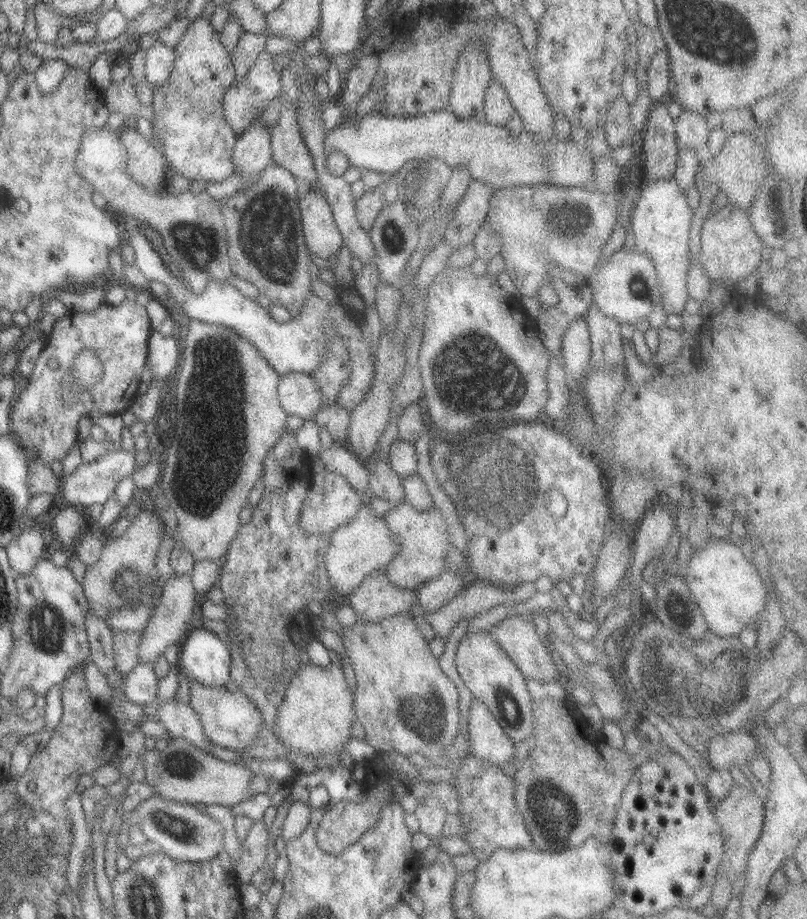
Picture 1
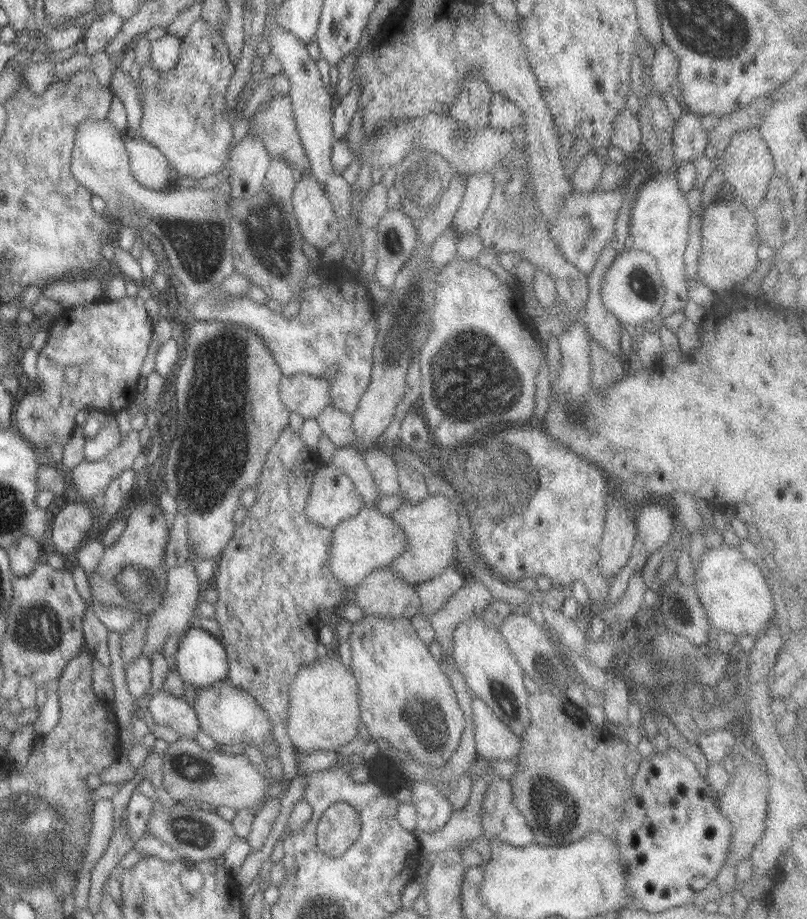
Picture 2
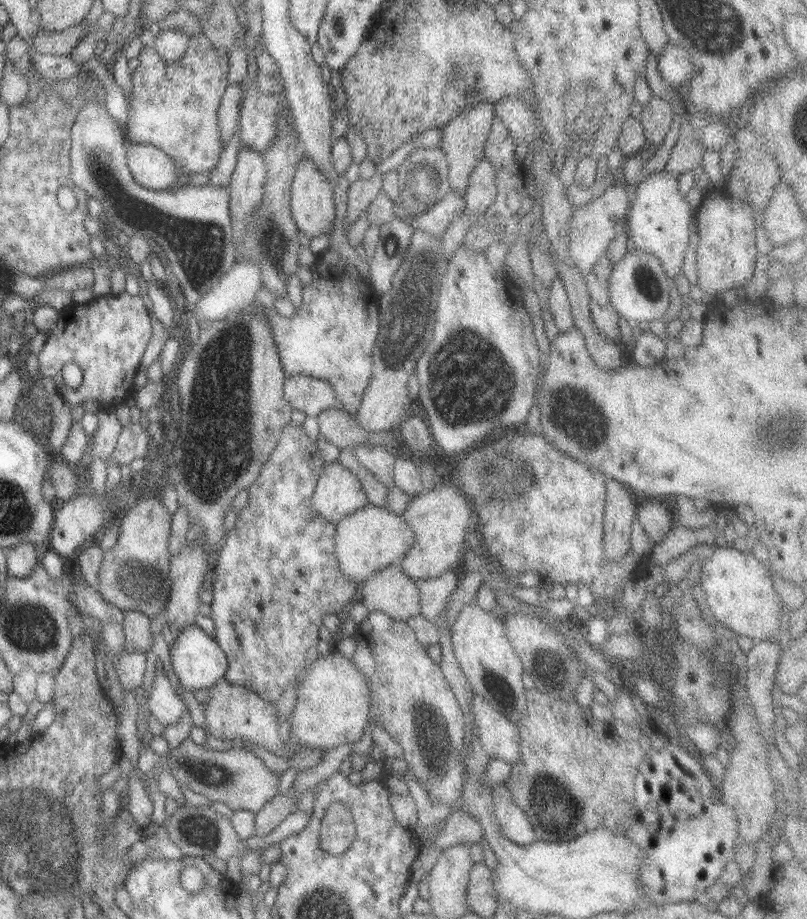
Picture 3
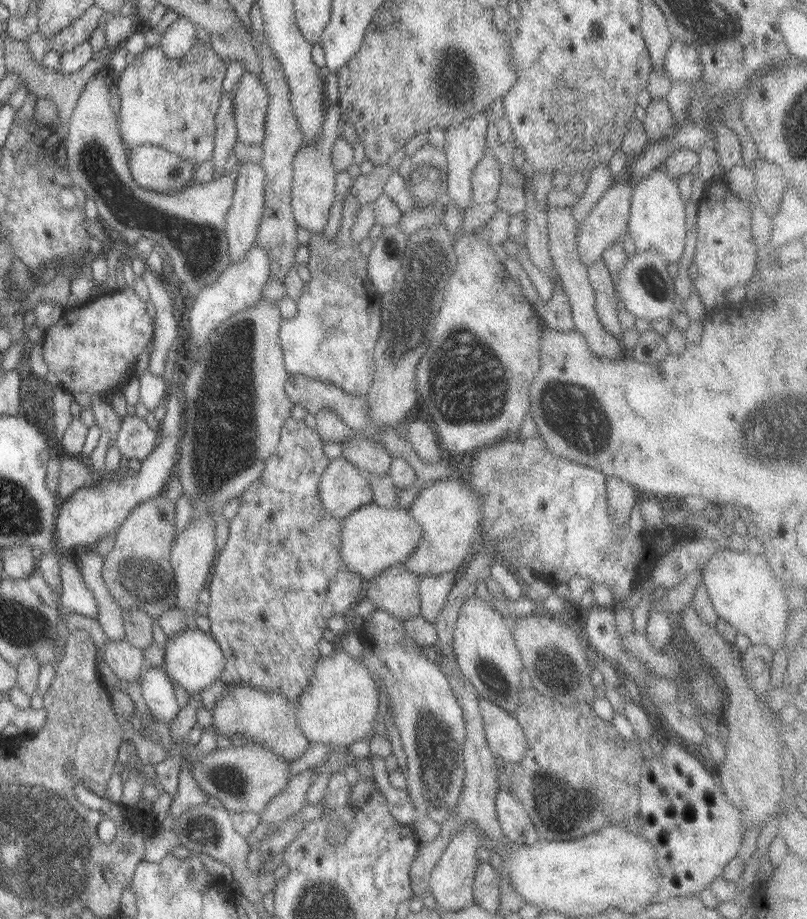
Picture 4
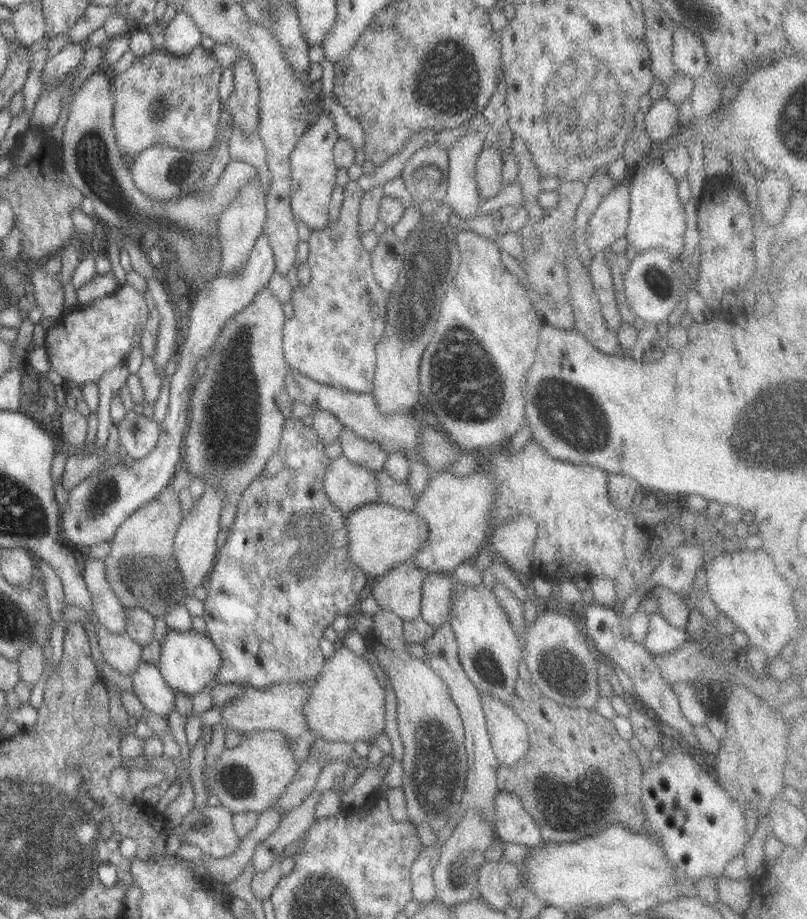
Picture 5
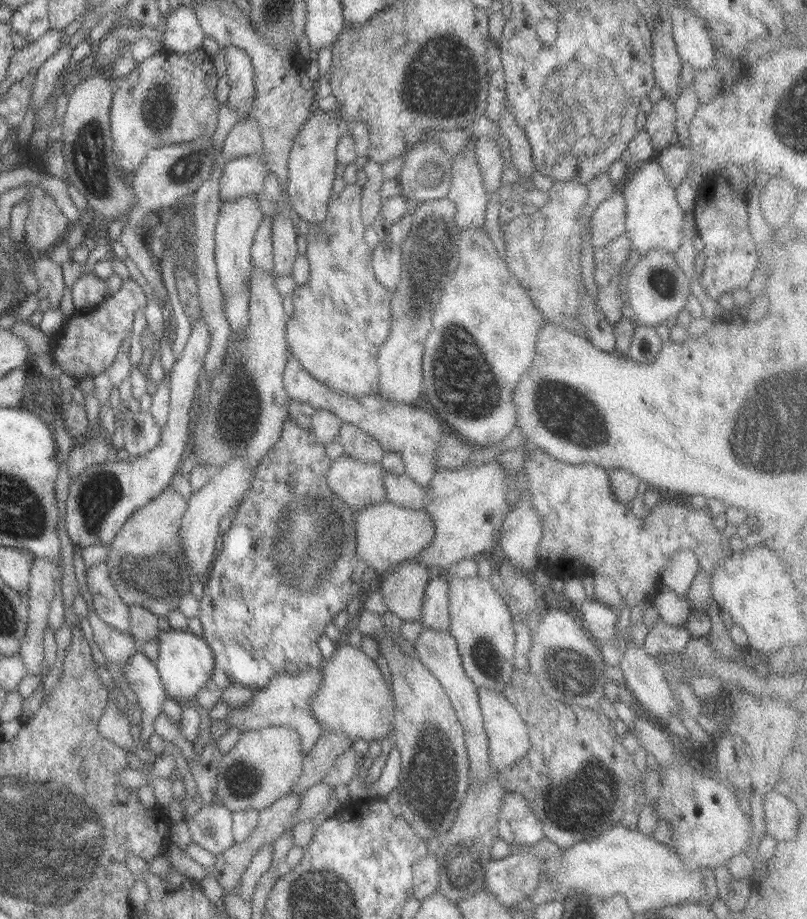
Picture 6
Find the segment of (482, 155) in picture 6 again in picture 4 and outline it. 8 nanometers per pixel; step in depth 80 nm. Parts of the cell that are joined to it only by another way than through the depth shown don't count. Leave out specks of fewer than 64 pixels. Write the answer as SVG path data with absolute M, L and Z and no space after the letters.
M488 150L473 167L470 176L470 204L487 205L494 202L500 183L499 165Z

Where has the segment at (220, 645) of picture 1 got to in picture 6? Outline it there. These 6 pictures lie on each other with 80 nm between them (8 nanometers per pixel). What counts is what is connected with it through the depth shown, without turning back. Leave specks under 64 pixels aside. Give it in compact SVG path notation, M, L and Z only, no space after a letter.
M171 629L167 632L158 631L157 659L153 662L156 671L169 699L184 704L191 702L194 694L203 688L210 679L213 670L213 653L209 645L201 638L193 635L189 630Z

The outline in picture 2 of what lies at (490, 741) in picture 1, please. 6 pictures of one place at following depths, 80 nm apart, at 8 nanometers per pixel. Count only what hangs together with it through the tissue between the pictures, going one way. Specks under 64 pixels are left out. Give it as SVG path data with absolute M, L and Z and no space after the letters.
M473 695L470 698L476 757L489 763L516 757L520 750L520 742L515 734L499 721L482 700Z

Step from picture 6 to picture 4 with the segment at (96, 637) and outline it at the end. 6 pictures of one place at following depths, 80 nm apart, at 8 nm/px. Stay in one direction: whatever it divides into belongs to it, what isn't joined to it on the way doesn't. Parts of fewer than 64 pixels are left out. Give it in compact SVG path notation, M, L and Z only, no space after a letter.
M125 639L117 642L104 640L101 652L103 662L122 683L137 681L142 667L146 664L143 652L137 648L131 648Z

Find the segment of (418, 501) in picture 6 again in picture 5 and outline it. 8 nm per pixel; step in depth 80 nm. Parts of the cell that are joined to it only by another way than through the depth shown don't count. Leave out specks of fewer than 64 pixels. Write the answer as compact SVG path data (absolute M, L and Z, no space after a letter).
M381 470L376 472L376 489L378 492L377 503L389 504L393 508L403 509L405 511L411 511L414 507L414 500L416 499L408 489L406 482L395 482L385 471Z

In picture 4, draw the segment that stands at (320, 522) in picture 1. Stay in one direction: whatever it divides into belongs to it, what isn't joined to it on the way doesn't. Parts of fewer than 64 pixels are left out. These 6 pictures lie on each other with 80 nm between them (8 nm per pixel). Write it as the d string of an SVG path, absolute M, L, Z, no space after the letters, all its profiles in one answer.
M341 456L328 461L317 483L317 496L323 510L329 516L340 520L360 506L371 503L372 494L365 474L364 471L355 468L354 464L351 464Z

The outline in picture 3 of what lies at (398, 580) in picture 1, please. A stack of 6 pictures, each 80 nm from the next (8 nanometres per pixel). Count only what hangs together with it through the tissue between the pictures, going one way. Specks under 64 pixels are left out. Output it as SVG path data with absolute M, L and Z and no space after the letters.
M445 480L433 488L422 490L417 496L409 498L400 516L413 532L413 544L398 563L405 576L415 581L431 579L442 572L453 571L461 564L460 556L467 547L465 530L473 530L474 516L473 509L455 485Z

